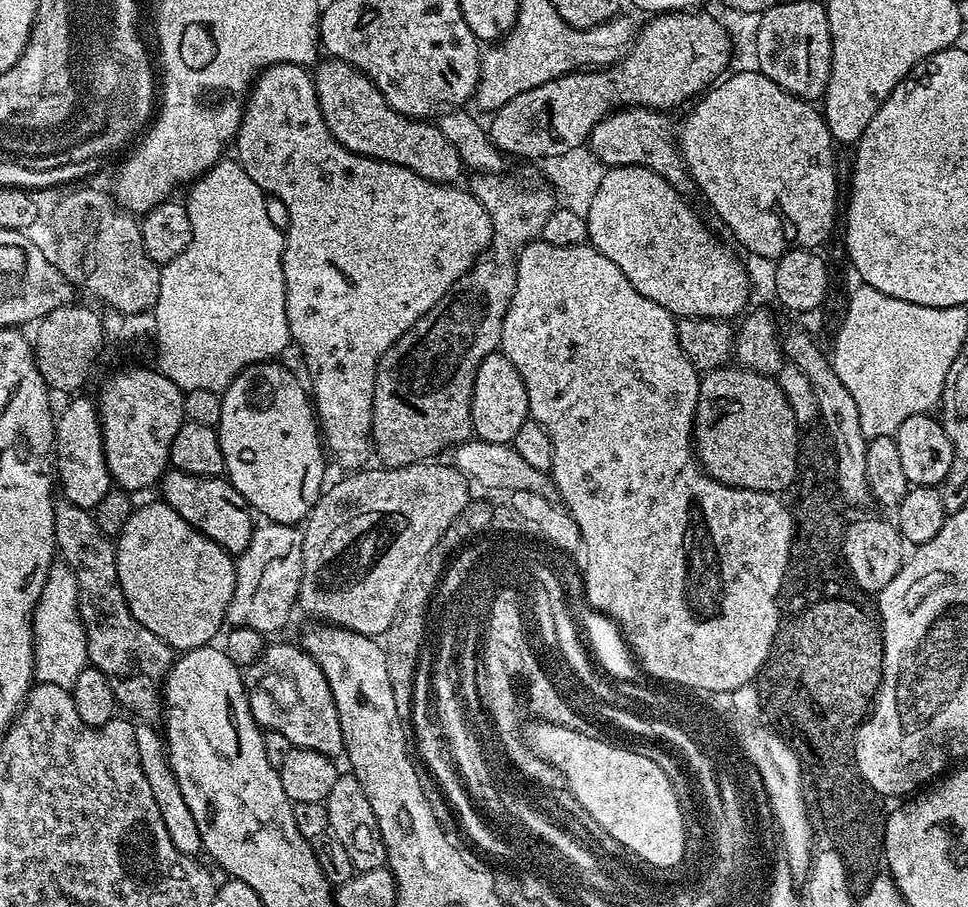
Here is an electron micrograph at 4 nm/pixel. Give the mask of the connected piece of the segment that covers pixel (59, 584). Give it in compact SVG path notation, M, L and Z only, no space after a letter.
M63 562L53 563L46 586L32 612L34 638L34 676L41 684L53 684L71 689L78 674L89 667L86 634L78 610L78 582L72 567Z

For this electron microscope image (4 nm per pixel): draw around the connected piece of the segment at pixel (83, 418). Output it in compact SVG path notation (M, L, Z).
M76 394L71 397L72 400L64 409L59 409L56 416L56 443L54 445L54 476L58 481L58 488L62 491L63 499L74 502L74 506L93 510L99 506L99 503L106 498L109 489L113 487L114 481L104 457L104 431L100 428L100 414L98 404L95 399L92 400L85 394Z

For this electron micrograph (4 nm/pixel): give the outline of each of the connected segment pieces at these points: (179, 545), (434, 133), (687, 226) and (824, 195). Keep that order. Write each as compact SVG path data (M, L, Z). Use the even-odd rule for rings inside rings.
M163 502L133 507L114 543L118 582L122 586L122 594L126 594L126 606L130 606L130 614L134 614L134 618L138 618L146 630L158 634L162 642L180 654L195 648L207 648L215 641L212 639L216 635L221 635L236 585L236 560L233 553L218 546L218 542L206 538L206 534L190 526L182 514Z
M324 58L315 65L314 79L316 107L320 109L330 134L334 134L336 141L346 146L346 150L406 166L406 170L414 170L414 174L435 184L455 185L459 181L456 179L465 175L466 169L458 150L450 146L440 127L427 119L403 116L394 110L394 106L382 98L378 86L374 86L374 82L354 66L344 60Z
M642 166L608 168L586 217L588 240L592 247L606 254L606 258L626 274L626 278L630 278L630 286L634 286L638 294L646 294L650 302L658 302L666 311L716 308L718 314L739 317L749 307L748 276L739 258L700 221L699 214L684 199L674 185L654 170Z
M759 70L752 72L736 72L729 75L723 82L709 87L691 105L692 113L678 124L678 151L684 159L684 167L692 178L695 191L704 195L704 200L716 211L716 216L732 231L732 236L748 252L756 256L772 256L779 258L796 248L809 250L819 249L820 243L832 232L836 224L836 152L830 130L826 126L821 109L815 103L799 100L794 94L782 90L778 82L766 78Z

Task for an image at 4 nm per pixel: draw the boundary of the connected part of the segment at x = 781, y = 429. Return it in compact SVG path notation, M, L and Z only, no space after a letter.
M725 366L715 368L712 372L705 372L700 378L700 401L696 407L696 422L692 426L692 443L696 453L697 460L700 461L701 468L708 475L715 478L718 482L728 484L731 488L742 488L748 485L751 488L781 488L784 484L788 484L788 480L792 479L793 471L793 452L798 445L795 441L795 431L799 428L796 422L794 410L791 409L790 402L787 401L786 394L780 389L780 385L773 379L771 375L763 372L752 372L748 368L739 366Z

